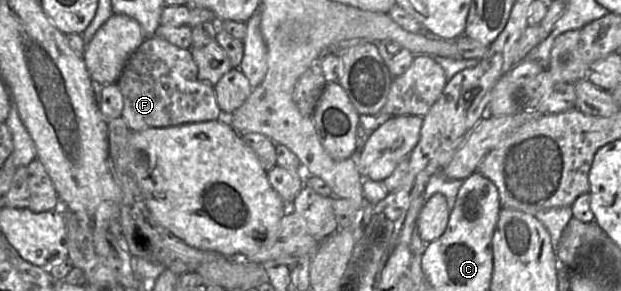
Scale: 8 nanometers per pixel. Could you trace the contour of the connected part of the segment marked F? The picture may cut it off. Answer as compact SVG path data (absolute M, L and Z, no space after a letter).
M156 36L146 38L134 51L116 84L123 96L124 106L121 117L132 131L218 119L227 120L218 106L213 86L198 79L198 67L190 49L181 49Z

